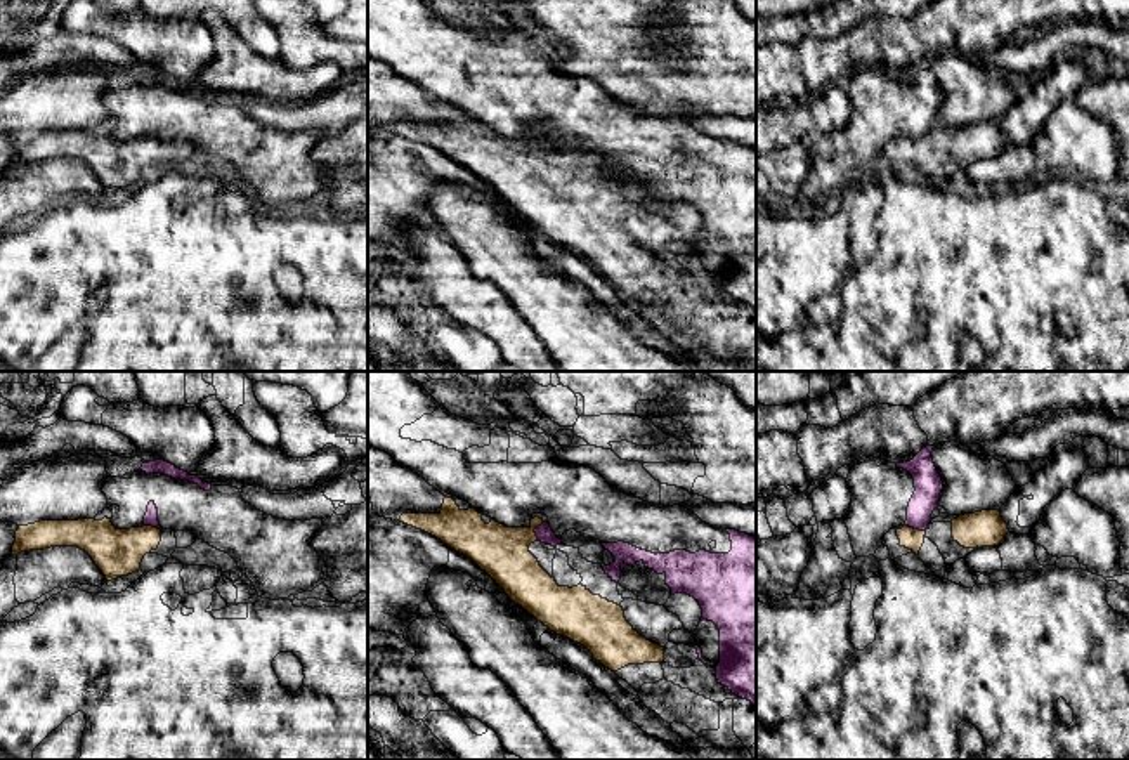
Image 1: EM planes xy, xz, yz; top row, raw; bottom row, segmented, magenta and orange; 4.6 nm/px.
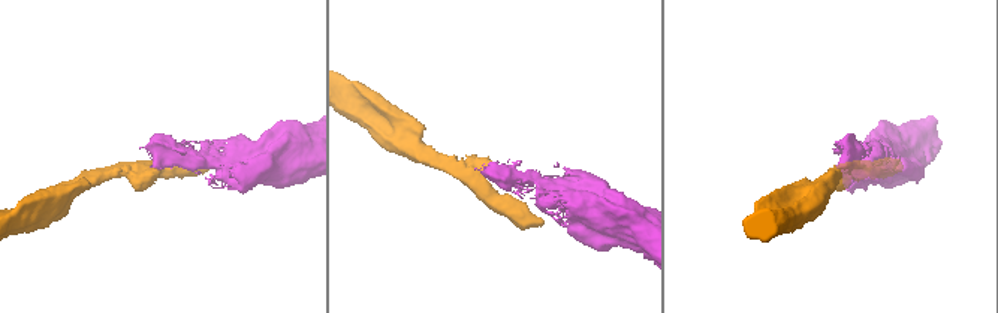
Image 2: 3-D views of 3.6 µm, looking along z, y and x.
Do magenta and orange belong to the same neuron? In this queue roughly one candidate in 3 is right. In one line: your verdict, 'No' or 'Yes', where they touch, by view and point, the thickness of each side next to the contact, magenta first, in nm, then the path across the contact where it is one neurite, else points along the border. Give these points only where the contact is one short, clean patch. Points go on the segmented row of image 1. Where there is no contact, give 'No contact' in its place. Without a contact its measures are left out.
No. Touches magenta at yz (914, 528). Thickness 130 nm (magenta) against 100 nm. Boundary: yz (904, 524), (925, 531)

